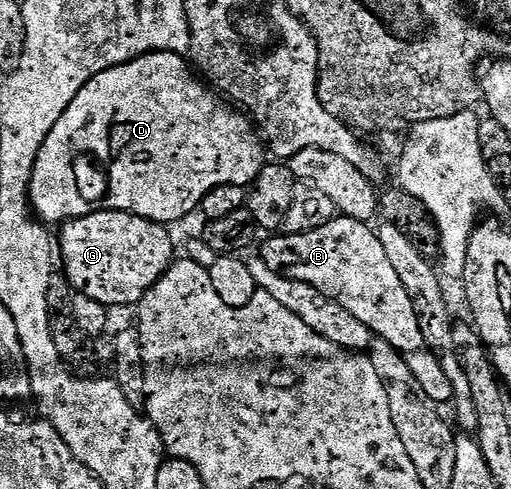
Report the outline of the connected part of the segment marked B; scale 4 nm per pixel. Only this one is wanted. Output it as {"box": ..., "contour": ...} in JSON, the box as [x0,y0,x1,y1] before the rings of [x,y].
{"box":[259,215,453,405],"contour":[[[338,215],[337,219],[327,222],[327,226],[319,226],[319,230],[294,236],[270,235],[269,241],[260,245],[259,254],[275,274],[295,282],[307,282],[327,294],[327,298],[339,302],[339,306],[351,310],[359,322],[373,331],[374,337],[386,340],[403,356],[419,386],[436,405],[448,405],[453,399],[451,382],[447,374],[443,374],[439,358],[435,358],[427,346],[423,330],[419,330],[415,306],[391,266],[391,258],[383,251],[383,242],[379,242],[376,231],[369,227],[364,220]]]}

